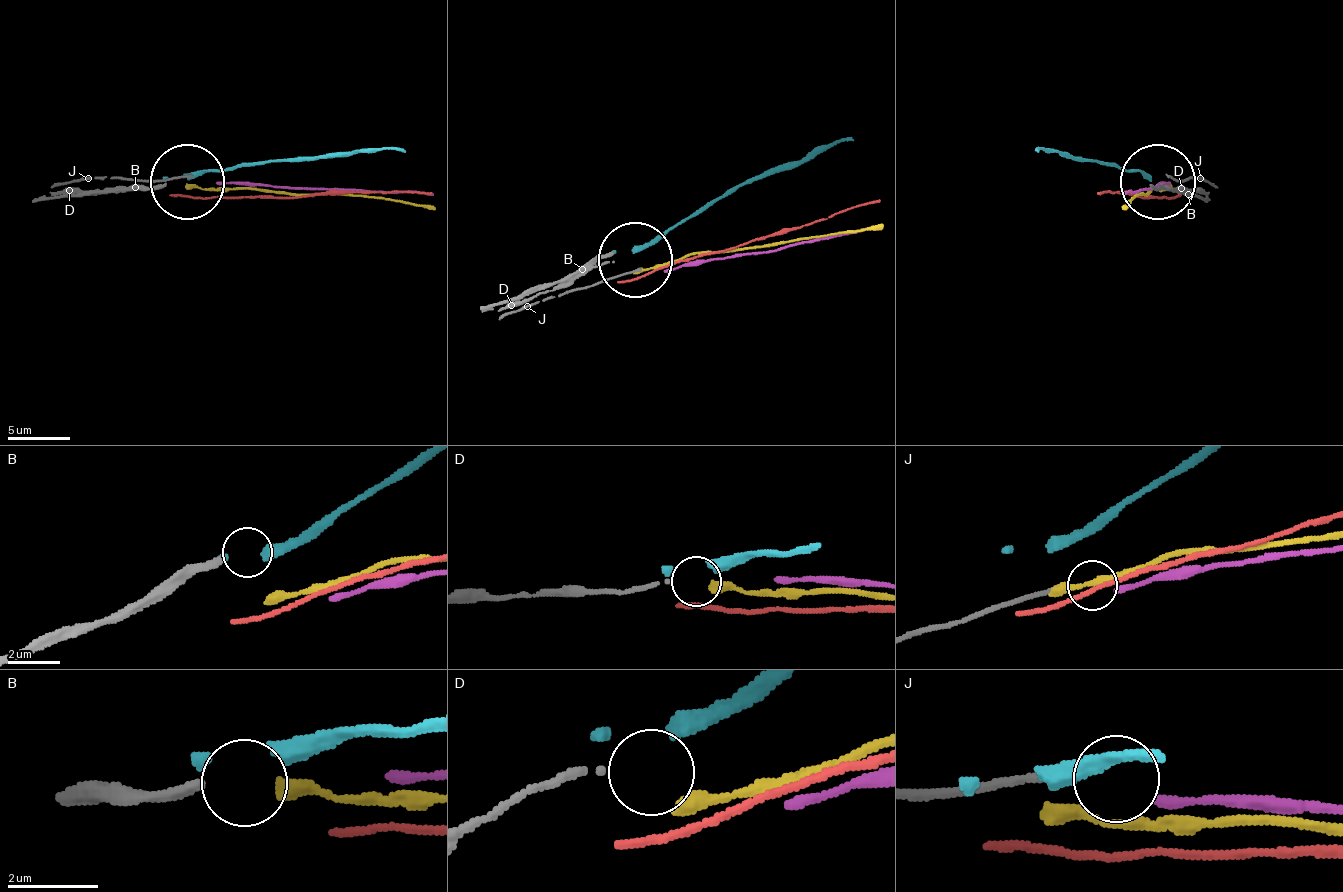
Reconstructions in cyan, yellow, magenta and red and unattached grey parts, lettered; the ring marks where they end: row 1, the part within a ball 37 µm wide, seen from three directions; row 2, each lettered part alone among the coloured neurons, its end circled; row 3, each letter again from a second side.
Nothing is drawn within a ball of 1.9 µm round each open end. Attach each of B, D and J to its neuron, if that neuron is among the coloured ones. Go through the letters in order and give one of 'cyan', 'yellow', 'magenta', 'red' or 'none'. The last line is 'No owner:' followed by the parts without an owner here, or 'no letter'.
B: none
D: none
J: none
No owner: B, D, J

